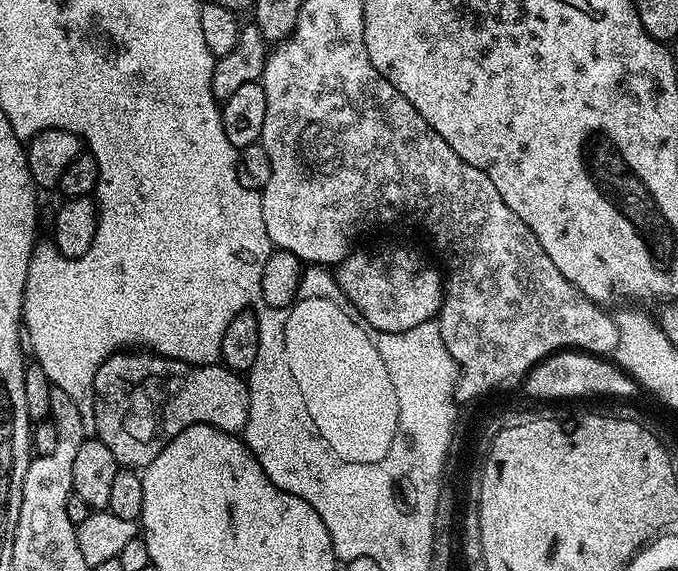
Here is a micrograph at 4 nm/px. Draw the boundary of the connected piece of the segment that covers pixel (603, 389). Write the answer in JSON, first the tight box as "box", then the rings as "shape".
{"box":[523,350,638,400],"shape":[[[565,350],[548,356],[547,359],[540,361],[525,375],[523,384],[528,395],[538,398],[534,400],[562,400],[558,398],[578,398],[574,400],[580,400],[582,396],[610,395],[616,398],[626,398],[638,390],[636,381],[620,368],[618,364],[605,357],[598,357],[591,353],[582,353],[578,350]]]}

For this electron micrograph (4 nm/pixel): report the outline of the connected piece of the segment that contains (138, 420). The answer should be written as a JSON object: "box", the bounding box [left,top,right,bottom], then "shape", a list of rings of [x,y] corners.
{"box":[92,350,250,470],"shape":[[[125,350],[106,358],[98,366],[98,374],[92,383],[92,405],[96,419],[95,435],[104,443],[106,450],[114,454],[117,465],[143,470],[182,430],[195,424],[209,424],[223,432],[243,433],[248,425],[250,398],[246,395],[246,380],[231,368],[216,364],[187,364],[171,360],[168,356],[133,354]]]}

